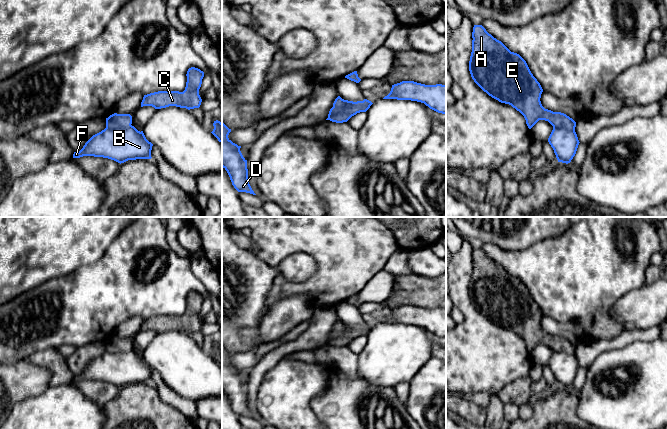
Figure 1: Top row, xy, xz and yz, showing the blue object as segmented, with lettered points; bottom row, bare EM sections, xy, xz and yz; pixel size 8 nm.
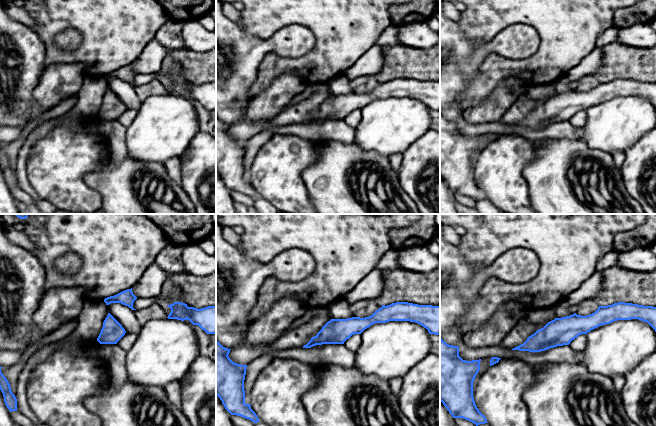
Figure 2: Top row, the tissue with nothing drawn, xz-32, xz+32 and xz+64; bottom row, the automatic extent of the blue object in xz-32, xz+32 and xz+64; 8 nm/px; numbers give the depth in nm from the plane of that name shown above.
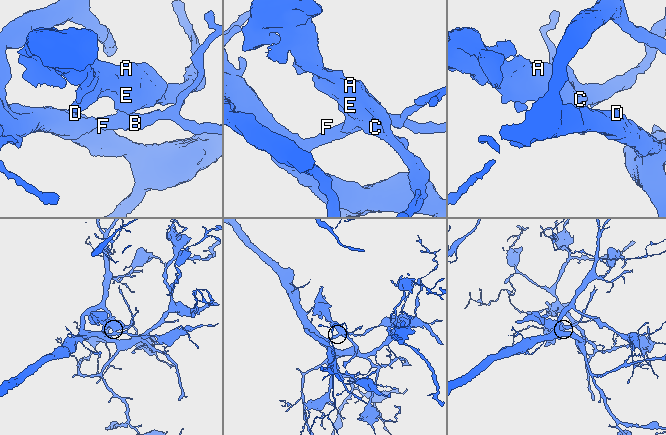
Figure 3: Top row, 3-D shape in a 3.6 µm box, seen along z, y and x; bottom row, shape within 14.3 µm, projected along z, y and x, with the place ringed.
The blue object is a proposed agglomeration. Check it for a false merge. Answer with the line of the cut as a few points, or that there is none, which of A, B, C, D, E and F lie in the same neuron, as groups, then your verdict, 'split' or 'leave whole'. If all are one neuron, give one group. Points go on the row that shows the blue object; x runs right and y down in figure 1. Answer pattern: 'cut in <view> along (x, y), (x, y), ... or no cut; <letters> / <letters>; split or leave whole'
cut in xy along (131, 125), (125, 128), (106, 128); A C E / B D F; split

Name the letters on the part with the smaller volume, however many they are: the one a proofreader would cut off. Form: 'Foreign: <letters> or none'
Foreign: A, C, E

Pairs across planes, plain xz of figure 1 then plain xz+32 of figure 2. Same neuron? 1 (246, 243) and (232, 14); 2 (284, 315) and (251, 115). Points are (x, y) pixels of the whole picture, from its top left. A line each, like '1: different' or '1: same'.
1: same
2: same

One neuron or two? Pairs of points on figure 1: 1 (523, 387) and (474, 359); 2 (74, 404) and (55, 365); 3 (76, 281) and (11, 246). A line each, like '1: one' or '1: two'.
1: two
2: two
3: two

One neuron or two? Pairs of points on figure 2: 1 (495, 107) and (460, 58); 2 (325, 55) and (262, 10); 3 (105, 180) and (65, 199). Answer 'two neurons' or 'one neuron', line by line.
1: two neurons
2: one neuron
3: two neurons

